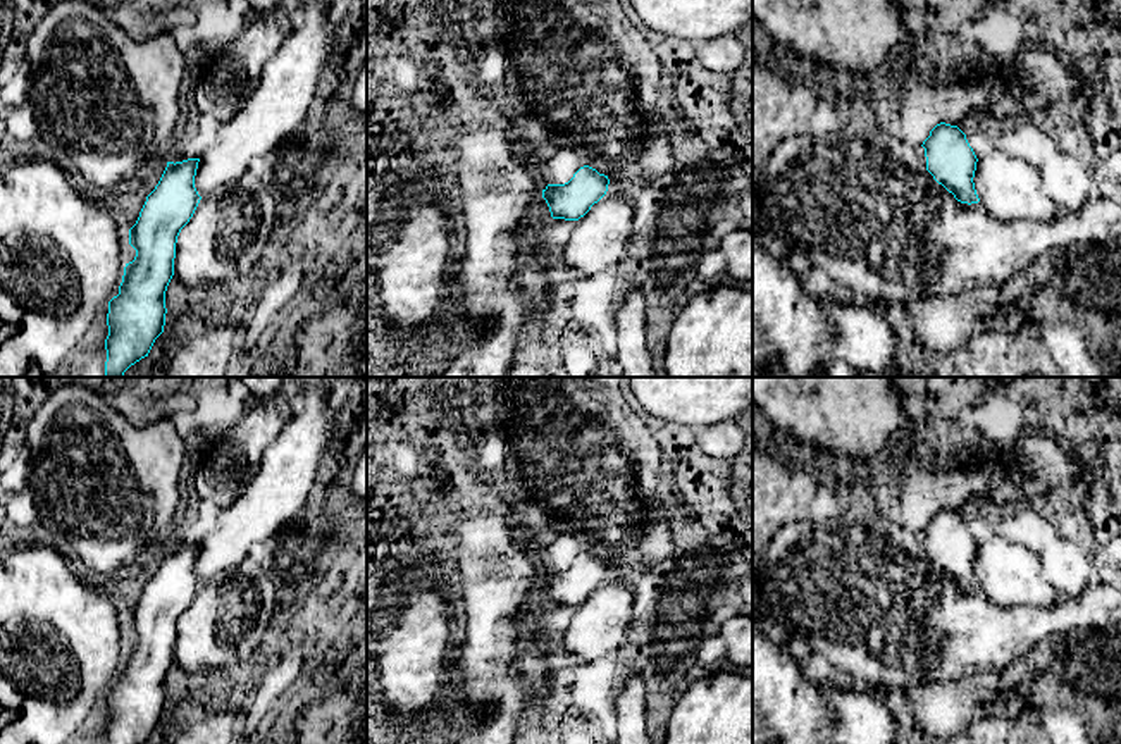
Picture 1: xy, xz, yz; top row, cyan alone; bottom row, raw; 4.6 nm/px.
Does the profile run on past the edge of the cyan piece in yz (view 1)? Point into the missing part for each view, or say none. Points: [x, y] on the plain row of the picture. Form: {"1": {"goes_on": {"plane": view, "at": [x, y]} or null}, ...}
{"1": {"goes_on": null}}

